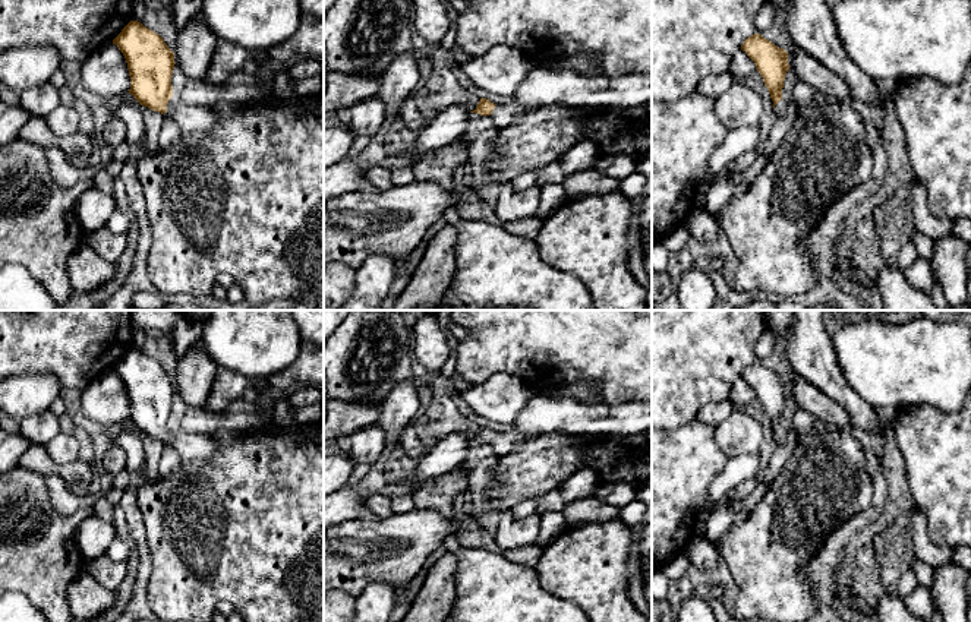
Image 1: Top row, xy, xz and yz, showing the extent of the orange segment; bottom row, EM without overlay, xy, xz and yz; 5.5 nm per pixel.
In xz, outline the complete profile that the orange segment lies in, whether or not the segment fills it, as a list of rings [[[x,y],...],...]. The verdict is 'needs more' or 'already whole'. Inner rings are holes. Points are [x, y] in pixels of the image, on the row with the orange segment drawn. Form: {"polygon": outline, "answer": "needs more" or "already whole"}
{"polygon": [[[536,66],[507,104],[480,98],[470,113],[491,116],[495,127],[511,123],[517,111],[549,105],[595,110],[603,107],[634,108],[652,102],[652,75],[609,78],[584,76],[576,70],[554,70]]], "answer": "needs more"}

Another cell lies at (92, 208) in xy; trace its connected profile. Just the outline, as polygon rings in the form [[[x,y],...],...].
[[[94,186],[85,190],[75,203],[76,217],[85,231],[103,228],[114,209],[114,198]]]

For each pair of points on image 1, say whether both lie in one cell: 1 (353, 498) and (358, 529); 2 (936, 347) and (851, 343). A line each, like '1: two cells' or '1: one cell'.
1: two cells
2: one cell

